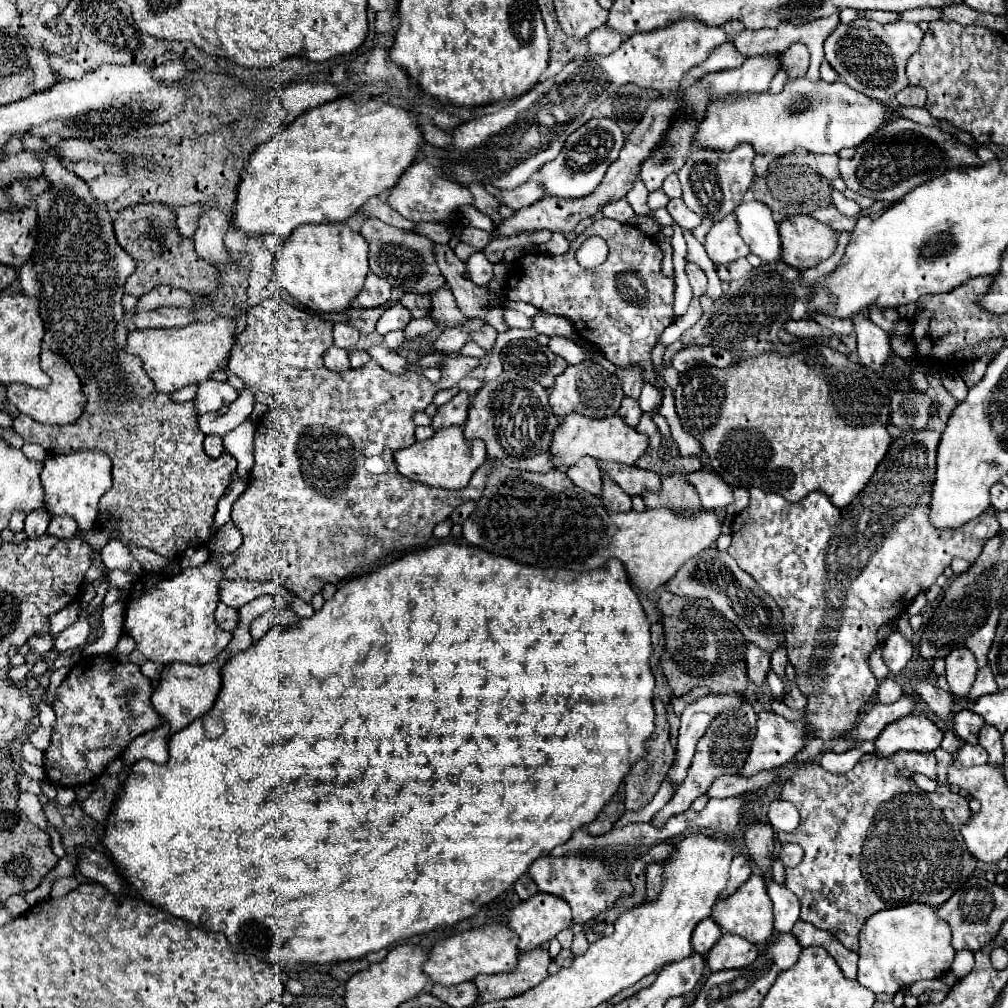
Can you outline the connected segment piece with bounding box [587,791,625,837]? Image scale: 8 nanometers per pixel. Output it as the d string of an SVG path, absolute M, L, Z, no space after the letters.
M619 791L619 793L615 793L613 799L599 811L597 819L587 825L587 833L589 833L589 835L595 835L595 837L609 833L609 831L613 829L615 821L623 815L623 811L625 811L625 803L623 803L623 793Z

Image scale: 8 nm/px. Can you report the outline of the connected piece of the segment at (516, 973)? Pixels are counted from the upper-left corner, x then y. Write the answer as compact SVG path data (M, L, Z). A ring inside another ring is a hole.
M539 947L527 953L519 953L519 963L511 973L499 975L477 975L475 985L479 989L479 1001L499 1001L521 995L531 987L539 985L549 973L547 967L551 963L549 951Z

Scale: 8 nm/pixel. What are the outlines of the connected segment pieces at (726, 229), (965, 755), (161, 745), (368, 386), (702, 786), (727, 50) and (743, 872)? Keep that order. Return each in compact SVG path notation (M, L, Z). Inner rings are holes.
M733 213L711 227L705 239L705 251L711 261L721 265L729 265L735 259L749 255L749 247L739 235L737 219Z
M963 745L953 759L955 767L975 767L985 763L987 763L987 751L981 745Z
M163 723L161 727L139 735L125 751L123 751L123 759L125 759L125 771L119 775L119 779L125 779L129 767L139 761L139 759L149 759L149 761L157 761L157 763L165 763L169 753L167 753L167 739L169 739L169 723Z
M271 297L249 309L247 327L237 337L229 355L229 369L239 375L245 385L249 385L255 393L255 401L265 403L269 413L257 423L255 465L249 475L249 485L233 503L231 519L243 535L243 543L235 551L235 561L225 571L225 579L277 581L305 603L311 603L313 595L321 593L325 583L339 585L363 567L369 569L377 559L385 559L393 551L407 553L417 547L425 547L433 535L433 527L445 521L455 507L465 501L481 499L487 477L493 469L511 467L546 473L553 468L551 455L547 452L514 462L487 461L473 473L471 483L459 491L433 489L405 479L397 473L393 453L415 443L413 413L425 411L437 391L457 385L479 365L479 359L463 355L445 359L445 363L439 365L439 383L431 383L417 373L389 373L375 359L369 359L361 369L335 373L323 365L323 353L333 345L331 331L331 321L297 309L281 297Z
M745 703L741 711L719 715L711 723L709 731L699 739L699 743L695 747L695 757L693 757L693 761L689 765L689 773L683 779L681 787L677 787L675 795L671 797L671 801L661 811L655 813L655 817L651 819L651 825L663 827L669 817L679 815L679 813L685 813L699 795L707 793L707 789L711 787L711 783L717 777L739 773L741 767L743 767L743 763L745 763L745 759L747 759L747 755L749 755L749 747L753 743L753 735L755 735L755 729L757 729L755 723L757 723L757 715L755 715L751 703Z
M723 43L723 45L715 47L713 53L711 53L701 65L697 65L697 67L693 67L687 72L685 79L683 79L683 87L695 83L695 79L705 77L707 73L737 69L737 67L741 67L743 61L745 61L745 57L743 57L731 43Z
M735 857L733 863L731 863L731 869L729 869L729 883L727 883L727 889L721 893L719 899L725 899L727 895L735 893L751 875L751 861L747 857Z

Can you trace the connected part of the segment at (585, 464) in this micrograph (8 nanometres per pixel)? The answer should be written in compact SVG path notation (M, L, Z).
M591 457L579 459L579 463L573 465L573 467L567 471L567 475L569 475L569 479L571 479L577 487L581 487L583 491L601 497L601 487L603 487L603 485L601 485L601 469L599 469L599 465L597 465L595 459L591 459Z

